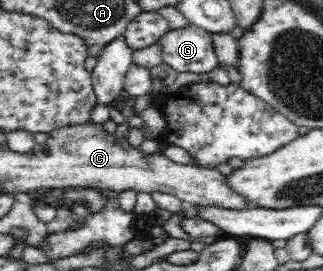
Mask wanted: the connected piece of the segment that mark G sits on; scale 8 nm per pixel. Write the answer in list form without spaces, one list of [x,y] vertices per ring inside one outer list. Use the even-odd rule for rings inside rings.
[[[199,26],[170,30],[159,42],[163,62],[178,72],[202,74],[219,65],[212,34]]]

